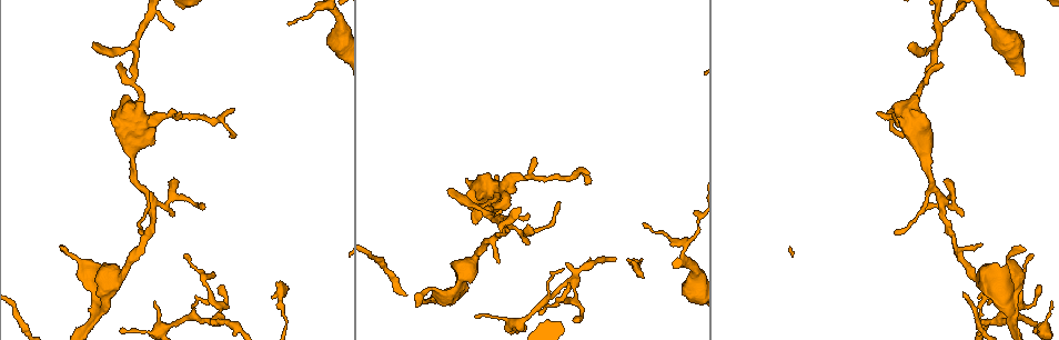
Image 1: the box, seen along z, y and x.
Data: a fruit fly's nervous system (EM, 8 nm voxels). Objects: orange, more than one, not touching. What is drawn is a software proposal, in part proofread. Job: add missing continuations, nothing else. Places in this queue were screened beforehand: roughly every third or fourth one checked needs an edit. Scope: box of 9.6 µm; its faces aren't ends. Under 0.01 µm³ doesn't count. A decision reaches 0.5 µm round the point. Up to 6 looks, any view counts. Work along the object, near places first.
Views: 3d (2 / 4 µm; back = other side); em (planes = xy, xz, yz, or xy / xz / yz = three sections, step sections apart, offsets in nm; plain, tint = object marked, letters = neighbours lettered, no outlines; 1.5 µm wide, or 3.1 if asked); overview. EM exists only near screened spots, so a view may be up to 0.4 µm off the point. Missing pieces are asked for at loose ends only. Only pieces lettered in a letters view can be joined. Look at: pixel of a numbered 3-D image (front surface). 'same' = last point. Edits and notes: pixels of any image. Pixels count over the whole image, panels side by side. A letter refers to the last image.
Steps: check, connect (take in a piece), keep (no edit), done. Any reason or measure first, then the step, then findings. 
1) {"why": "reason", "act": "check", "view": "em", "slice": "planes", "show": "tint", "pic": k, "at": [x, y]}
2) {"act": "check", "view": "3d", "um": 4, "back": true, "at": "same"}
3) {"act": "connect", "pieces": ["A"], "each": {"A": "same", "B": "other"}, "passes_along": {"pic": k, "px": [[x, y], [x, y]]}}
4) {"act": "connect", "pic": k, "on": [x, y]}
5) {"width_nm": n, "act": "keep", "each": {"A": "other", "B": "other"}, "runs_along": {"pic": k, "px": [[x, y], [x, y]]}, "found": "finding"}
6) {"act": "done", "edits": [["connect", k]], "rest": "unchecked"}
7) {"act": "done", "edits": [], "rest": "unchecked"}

{"act": "check", "view": "em", "slice": "xz", "step": 4, "show": "plain", "pic": 1, "at": [61, 249]}

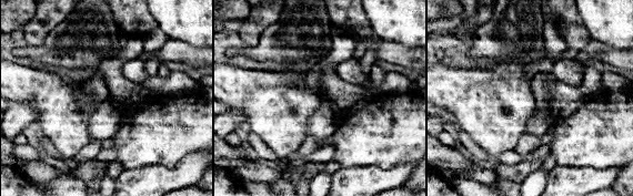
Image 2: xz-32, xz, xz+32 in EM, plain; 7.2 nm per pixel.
{"act": "check", "view": "em", "slice": "xz", "step": 4, "show": "letters", "at": "same"}

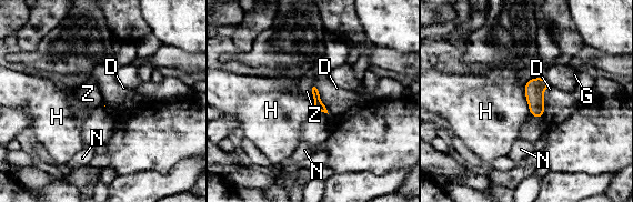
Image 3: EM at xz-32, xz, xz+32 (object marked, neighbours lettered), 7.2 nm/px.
{"act": "keep", "each": {"D": "other", "G": "other", "H": "other", "N": "other", "Z": "other"}, "border": {"pic": 3, "px": [[524, 84], [524, 94], [530, 113]]}, "found": "none of them fits"}

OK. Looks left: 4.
{"why": "thin end", "act": "check", "view": "em", "slice": "planes", "show": "letters", "pic": 1, "at": [186, 257]}

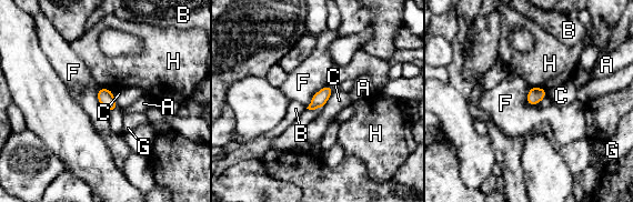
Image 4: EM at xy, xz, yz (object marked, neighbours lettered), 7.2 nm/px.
{"width_nm": 110, "act": "keep", "each": {"A": "other", "B": "other", "C": "other", "F": "other", "G": "other", "H": "other"}, "border": {"pic": 4, "px": [[102, 87], [97, 99], [108, 113]]}, "found": "none of them fits"}

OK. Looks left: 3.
{"why": "tapers out", "act": "check", "view": "em", "slice": "xz", "step": 8, "show": "letters", "pic": 1, "at": [208, 303]}

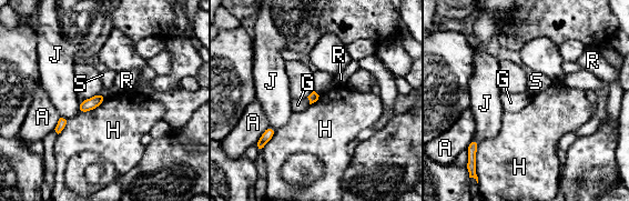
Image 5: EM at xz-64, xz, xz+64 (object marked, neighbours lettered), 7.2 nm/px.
{"longest_contact_nm": ["H", 240], "act": "keep", "each": {"A": "other", "G": "other", "H": "other", "J": "other", "R": "other", "S": "other"}, "border": {"pic": 5, "px": [[105, 98], [97, 107], [79, 113]]}, "found": "no lettered piece goes on from it"}

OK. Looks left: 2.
{"act": "done", "edits": [], "rest": "unchecked"}

